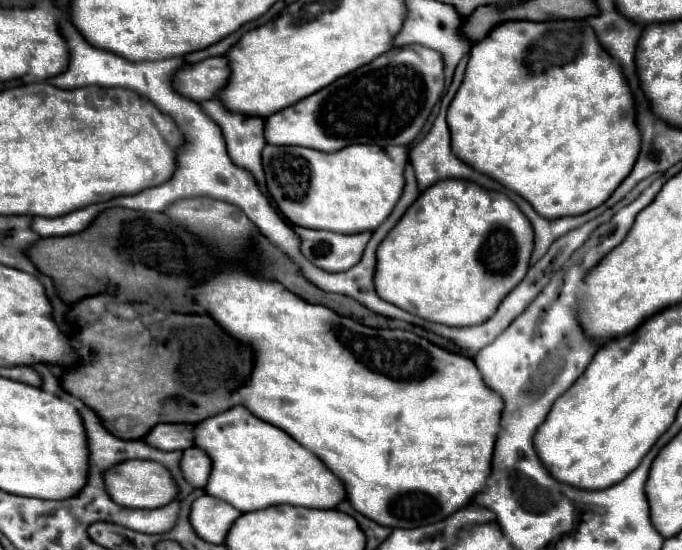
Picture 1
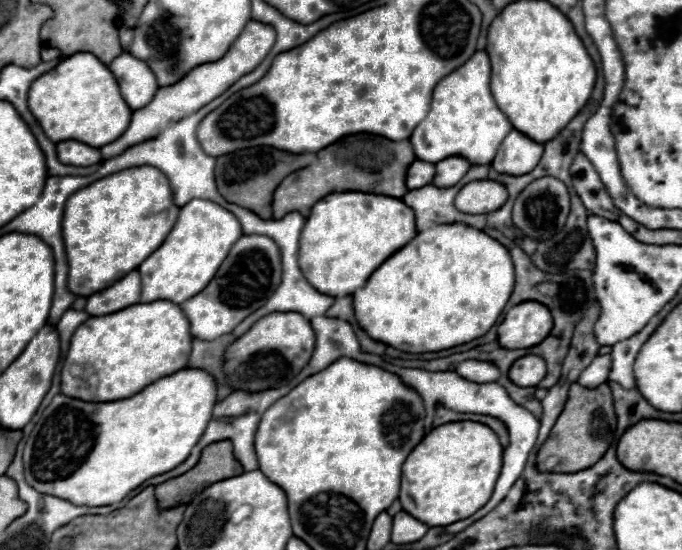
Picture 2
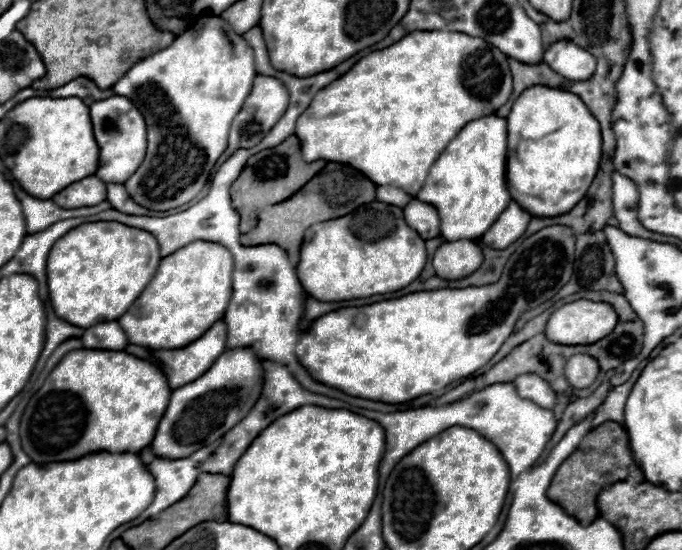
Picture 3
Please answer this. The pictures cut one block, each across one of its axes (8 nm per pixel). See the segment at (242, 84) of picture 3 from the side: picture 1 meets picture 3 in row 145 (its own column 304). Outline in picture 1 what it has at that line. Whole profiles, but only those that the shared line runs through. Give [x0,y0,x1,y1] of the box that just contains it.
[262,144,408,234]

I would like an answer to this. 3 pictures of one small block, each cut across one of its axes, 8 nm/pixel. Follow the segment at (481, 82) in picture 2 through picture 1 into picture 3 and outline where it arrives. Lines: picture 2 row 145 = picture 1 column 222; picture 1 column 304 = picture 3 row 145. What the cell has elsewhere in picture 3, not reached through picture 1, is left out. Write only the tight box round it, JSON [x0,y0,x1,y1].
[416,114,512,242]

